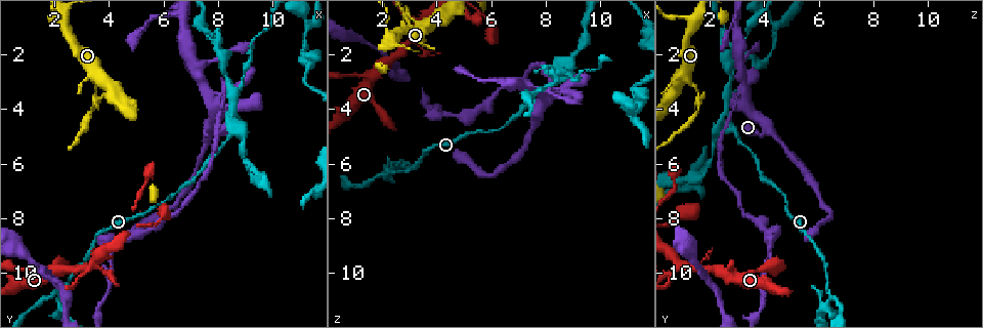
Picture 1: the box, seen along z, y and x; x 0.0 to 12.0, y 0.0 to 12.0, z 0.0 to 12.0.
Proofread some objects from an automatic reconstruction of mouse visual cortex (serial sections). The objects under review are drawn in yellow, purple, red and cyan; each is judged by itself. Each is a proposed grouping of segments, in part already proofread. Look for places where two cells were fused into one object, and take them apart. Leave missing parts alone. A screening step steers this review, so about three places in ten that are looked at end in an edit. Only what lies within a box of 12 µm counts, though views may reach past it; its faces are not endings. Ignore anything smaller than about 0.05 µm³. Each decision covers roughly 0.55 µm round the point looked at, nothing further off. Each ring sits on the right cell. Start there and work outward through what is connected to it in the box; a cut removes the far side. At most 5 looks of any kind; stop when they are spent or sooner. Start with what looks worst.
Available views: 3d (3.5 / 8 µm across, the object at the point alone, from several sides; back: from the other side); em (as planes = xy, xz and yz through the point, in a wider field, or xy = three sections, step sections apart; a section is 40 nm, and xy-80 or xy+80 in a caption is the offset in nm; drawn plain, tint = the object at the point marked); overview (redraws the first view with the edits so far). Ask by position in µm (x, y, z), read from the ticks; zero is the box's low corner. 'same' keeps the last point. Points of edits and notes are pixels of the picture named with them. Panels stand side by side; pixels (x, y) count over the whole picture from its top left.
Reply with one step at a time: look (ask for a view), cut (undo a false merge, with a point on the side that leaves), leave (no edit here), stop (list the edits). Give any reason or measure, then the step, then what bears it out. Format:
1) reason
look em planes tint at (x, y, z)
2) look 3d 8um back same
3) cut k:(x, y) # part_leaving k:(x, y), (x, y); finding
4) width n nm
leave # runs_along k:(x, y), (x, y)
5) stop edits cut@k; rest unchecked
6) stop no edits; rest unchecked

thick turns thin
look 3d 3.5um back at (7.5, 4.8, 4.2)

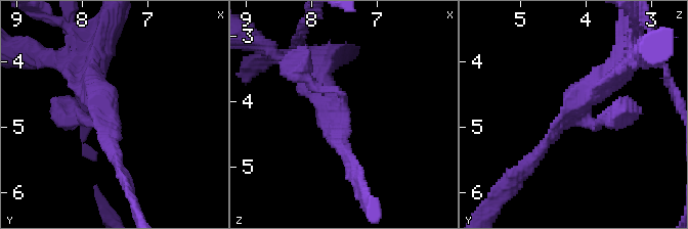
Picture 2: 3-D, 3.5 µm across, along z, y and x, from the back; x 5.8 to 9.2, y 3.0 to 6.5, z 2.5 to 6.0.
arms 3; arm_widths 200, 250, 400 nm; now the EM
look em planes tint at (7.50, 4.85, 4.05)

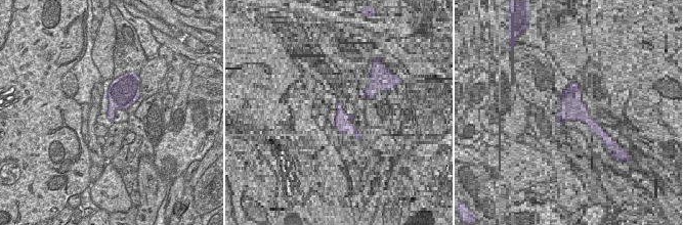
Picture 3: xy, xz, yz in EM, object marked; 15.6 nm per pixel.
width 320 nm
leave # runs_along 2:(73, 116), (114, 122), (91, 75); one cell here

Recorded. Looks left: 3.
narrows sharply
look 3d 3.5um at (2.3, 10.6, 6.3)

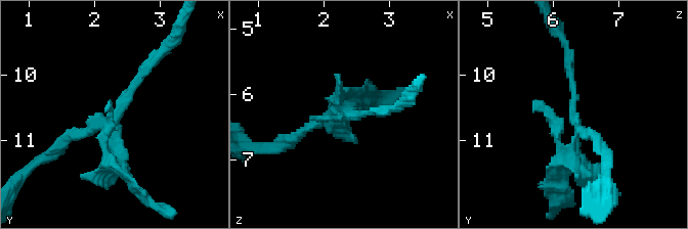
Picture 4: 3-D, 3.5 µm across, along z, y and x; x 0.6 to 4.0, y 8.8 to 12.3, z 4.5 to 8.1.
arms 3; arm_widths 100, 150, 200 nm
look em planes tint at (2.35, 10.65, 6.25)

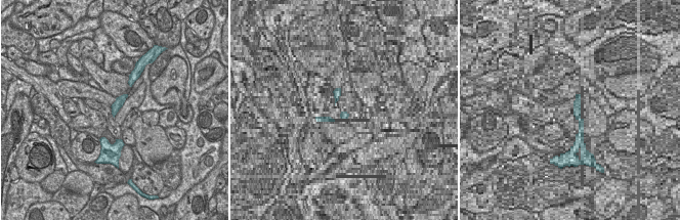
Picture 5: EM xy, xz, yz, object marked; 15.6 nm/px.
cut 4:(109, 157) # part_leaving 4:(116, 126), (110, 156), (154, 204); a second cell is stuck on

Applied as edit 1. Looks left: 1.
stop edits cut@4; rest unchecked

